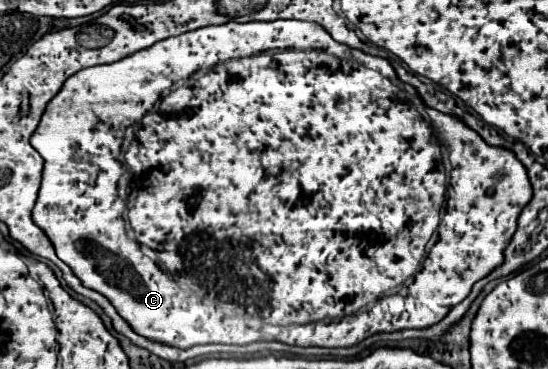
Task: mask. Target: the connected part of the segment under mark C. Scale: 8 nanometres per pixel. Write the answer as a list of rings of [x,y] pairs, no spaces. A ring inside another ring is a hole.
[[[278,19],[278,21],[270,21],[270,23],[264,23],[264,21],[252,21],[252,23],[236,23],[236,21],[230,21],[230,23],[224,23],[224,25],[202,27],[202,29],[196,29],[196,31],[188,31],[188,33],[184,33],[184,35],[176,35],[176,37],[168,37],[168,39],[164,39],[164,41],[158,41],[158,43],[154,43],[152,47],[148,47],[146,51],[138,51],[138,53],[126,57],[124,61],[110,63],[110,65],[96,65],[96,67],[90,67],[90,69],[82,69],[82,71],[74,73],[74,75],[62,85],[62,91],[48,103],[48,107],[46,107],[46,111],[44,111],[44,115],[42,115],[42,121],[40,121],[38,129],[34,131],[34,135],[32,135],[32,139],[30,139],[30,145],[32,145],[32,147],[42,155],[42,159],[44,159],[42,187],[40,187],[40,193],[38,193],[36,207],[34,207],[34,223],[48,235],[48,239],[52,241],[52,245],[54,245],[54,249],[56,249],[56,255],[58,255],[64,263],[68,263],[68,267],[74,271],[74,275],[78,275],[78,277],[82,279],[82,285],[86,285],[86,287],[96,289],[98,293],[102,293],[102,295],[114,305],[114,309],[128,321],[128,325],[130,325],[138,335],[148,337],[148,339],[154,339],[154,341],[160,341],[160,343],[174,345],[174,347],[178,347],[178,349],[188,349],[188,347],[202,345],[202,343],[248,345],[248,343],[258,341],[258,331],[264,331],[262,341],[272,341],[272,339],[274,339],[274,341],[282,341],[282,343],[286,343],[286,345],[300,345],[300,347],[308,347],[308,345],[318,345],[318,347],[348,347],[348,345],[360,343],[360,341],[366,339],[368,335],[382,333],[382,331],[390,333],[390,331],[402,331],[402,329],[424,329],[424,327],[430,327],[430,325],[442,321],[442,319],[446,317],[446,313],[448,313],[454,305],[458,305],[460,301],[464,301],[464,299],[468,297],[472,285],[474,285],[478,279],[486,277],[494,267],[498,267],[498,265],[502,263],[502,251],[504,251],[504,247],[506,247],[506,241],[510,241],[510,235],[516,231],[516,219],[518,219],[522,207],[532,199],[532,187],[530,187],[530,181],[528,181],[528,175],[526,175],[524,165],[514,157],[512,151],[500,149],[500,147],[490,147],[488,143],[484,143],[484,139],[482,139],[476,131],[472,131],[470,127],[462,125],[462,121],[458,121],[458,119],[452,117],[452,115],[444,115],[444,113],[440,113],[440,111],[428,109],[430,123],[424,121],[424,119],[420,117],[420,113],[408,103],[406,93],[415,94],[414,90],[410,88],[409,85],[401,83],[400,89],[400,87],[396,87],[392,81],[388,81],[386,77],[382,77],[378,71],[366,69],[366,67],[360,65],[360,63],[366,63],[366,67],[374,67],[374,69],[378,69],[378,71],[382,71],[382,73],[394,71],[392,65],[390,65],[386,59],[382,59],[382,57],[372,57],[372,55],[366,55],[366,53],[362,53],[362,51],[350,49],[350,47],[346,47],[346,45],[342,45],[342,43],[336,43],[336,41],[334,41],[322,27],[318,27],[316,23],[304,23],[304,21],[294,21],[294,19],[292,19],[292,21],[290,21],[290,19],[288,19],[288,21],[286,21],[286,19]],[[196,71],[210,71],[210,73],[198,77],[196,81],[194,81],[194,79],[188,79],[188,77],[194,75]],[[180,79],[182,79],[182,83],[178,83],[178,85],[174,87],[174,91],[170,91],[172,85],[174,85],[176,81],[180,81]],[[128,125],[134,125],[134,141],[130,143],[130,147],[128,147],[128,151],[126,151],[126,163],[130,163],[130,171],[132,171],[132,175],[134,175],[134,185],[132,185],[132,195],[128,197],[128,201],[124,201],[124,199],[120,199],[120,195],[118,195],[118,181],[120,181],[120,177],[126,173],[126,167],[122,167],[122,161],[120,161],[120,151],[122,151],[122,143],[124,143],[124,131],[126,131]],[[436,137],[438,137],[442,143],[446,143],[448,159],[450,159],[450,163],[452,163],[452,171],[450,171],[452,177],[450,177],[450,181],[448,181],[446,205],[444,205],[446,177],[444,177],[444,167],[442,167],[442,161],[440,161],[440,145],[438,145],[438,139],[436,139]],[[126,205],[128,205],[128,219],[130,219],[130,225],[132,225],[132,227],[148,227],[148,231],[134,231],[130,225],[126,225],[126,221],[124,221],[124,209],[126,209]],[[434,231],[438,233],[436,243],[430,247],[428,253],[424,253],[424,247],[426,247],[426,243],[428,243],[428,239],[432,237]]]

